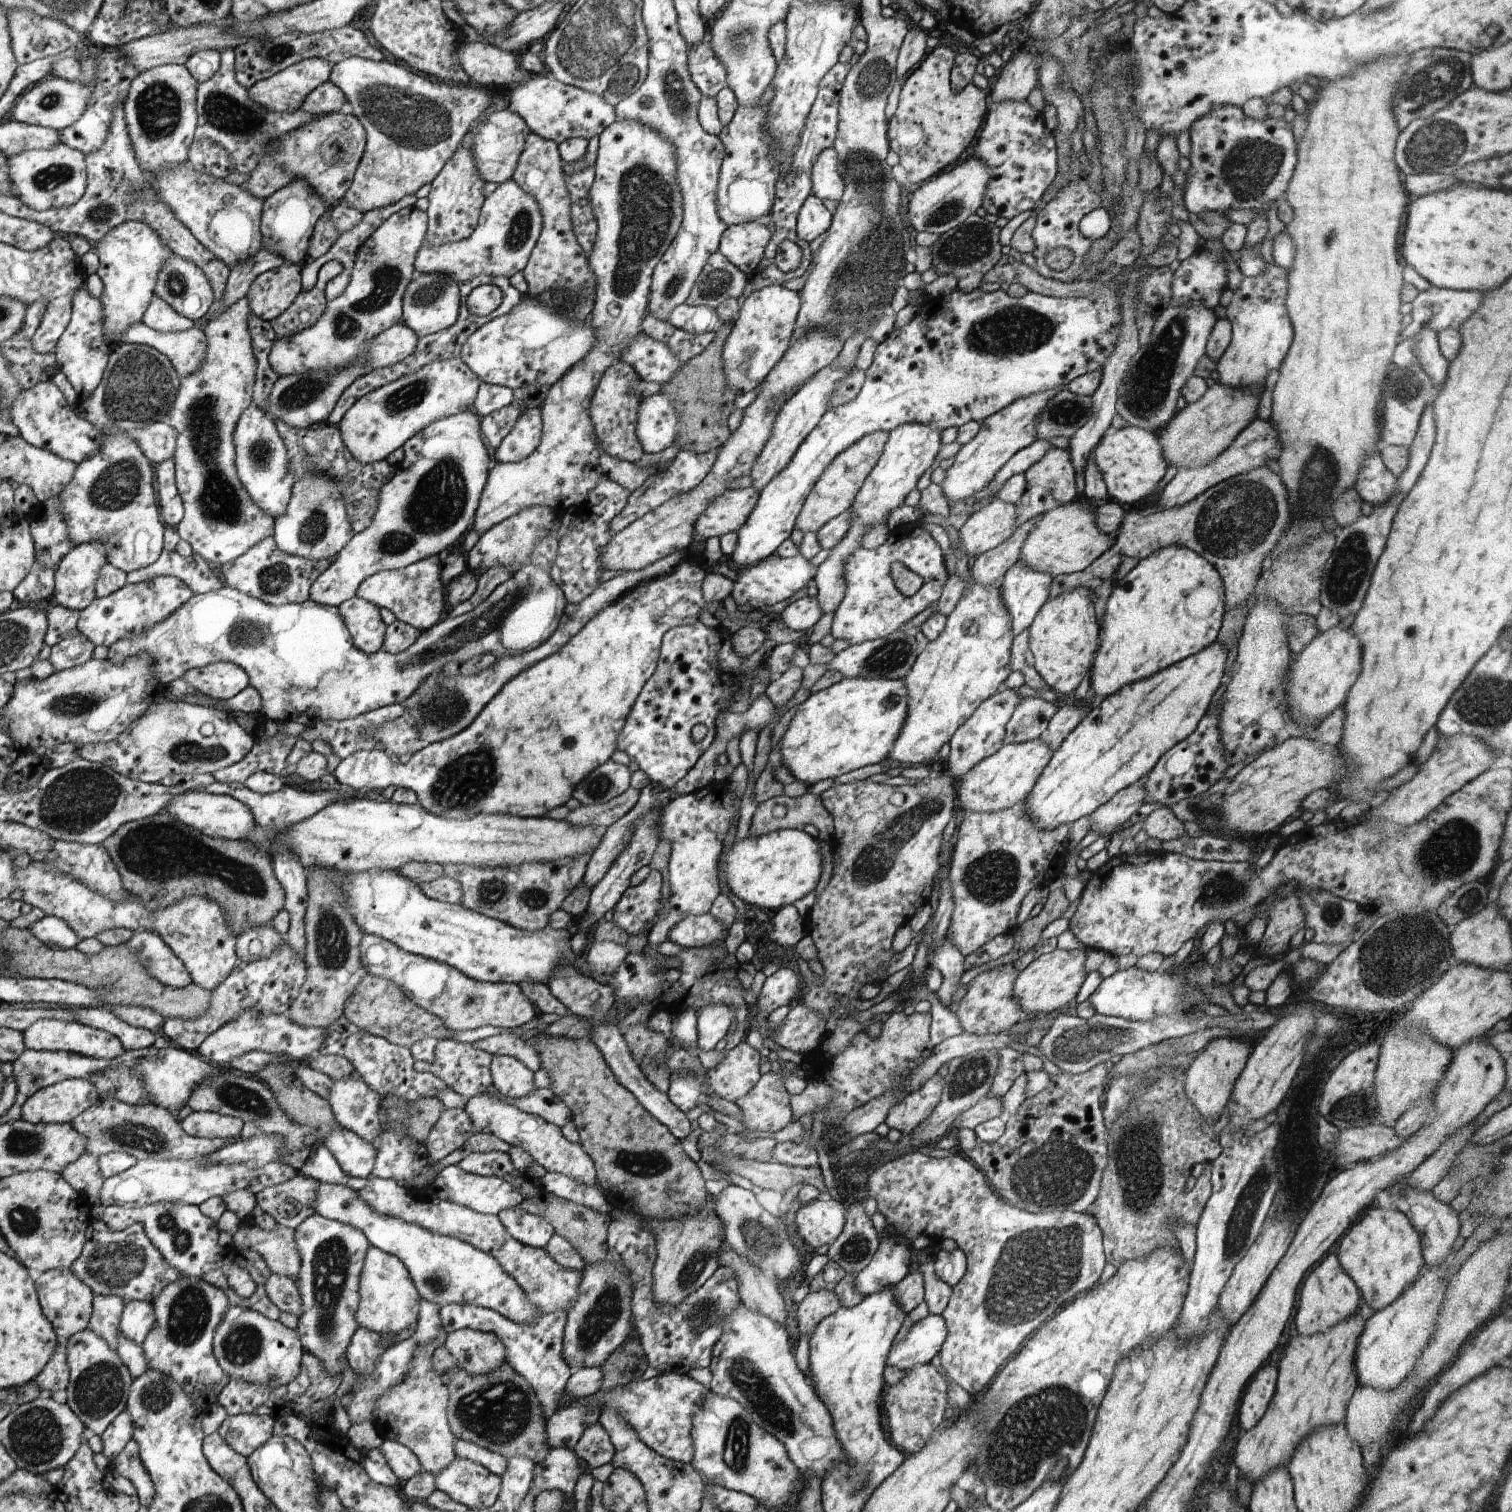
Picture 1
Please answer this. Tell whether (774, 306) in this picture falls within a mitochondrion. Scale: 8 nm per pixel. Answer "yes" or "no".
no

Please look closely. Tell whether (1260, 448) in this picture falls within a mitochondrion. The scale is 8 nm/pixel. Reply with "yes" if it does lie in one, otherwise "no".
no

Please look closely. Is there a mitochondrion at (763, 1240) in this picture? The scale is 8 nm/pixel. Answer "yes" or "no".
yes

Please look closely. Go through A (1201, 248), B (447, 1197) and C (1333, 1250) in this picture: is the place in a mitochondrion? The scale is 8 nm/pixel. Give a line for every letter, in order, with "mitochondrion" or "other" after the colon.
A: other
B: other
C: other

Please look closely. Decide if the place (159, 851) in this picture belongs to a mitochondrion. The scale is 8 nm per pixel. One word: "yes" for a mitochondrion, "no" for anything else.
yes

